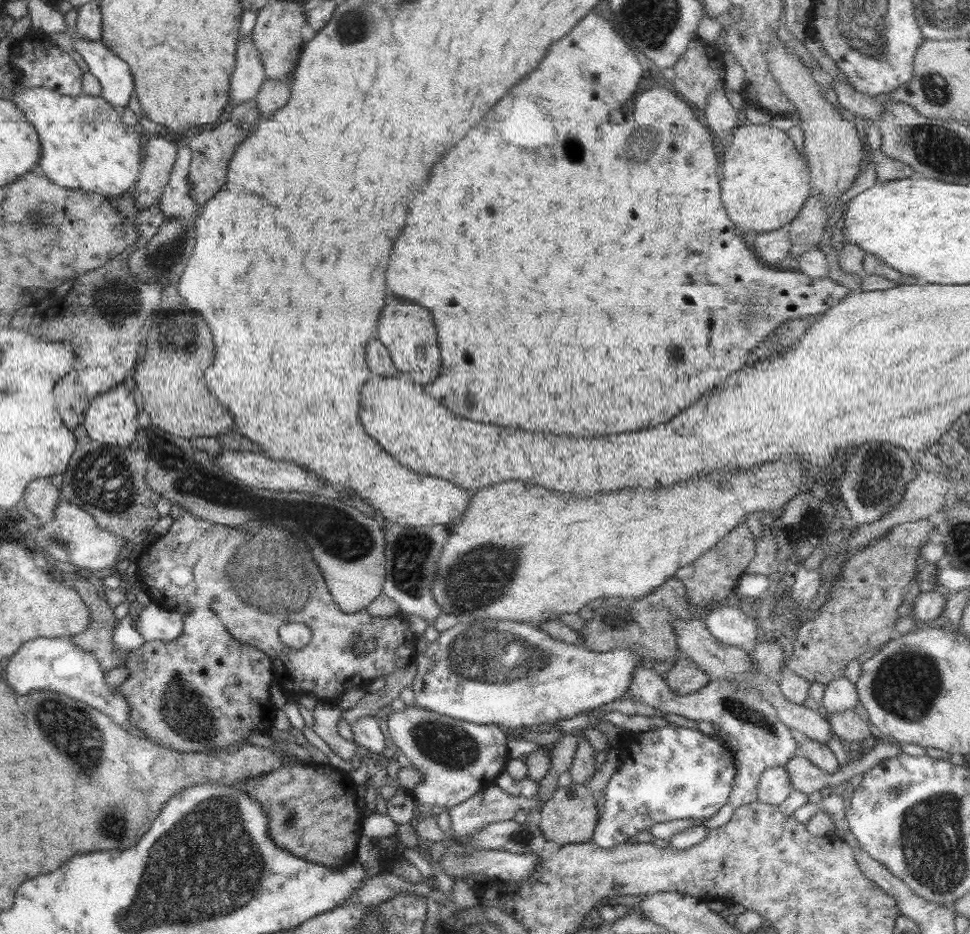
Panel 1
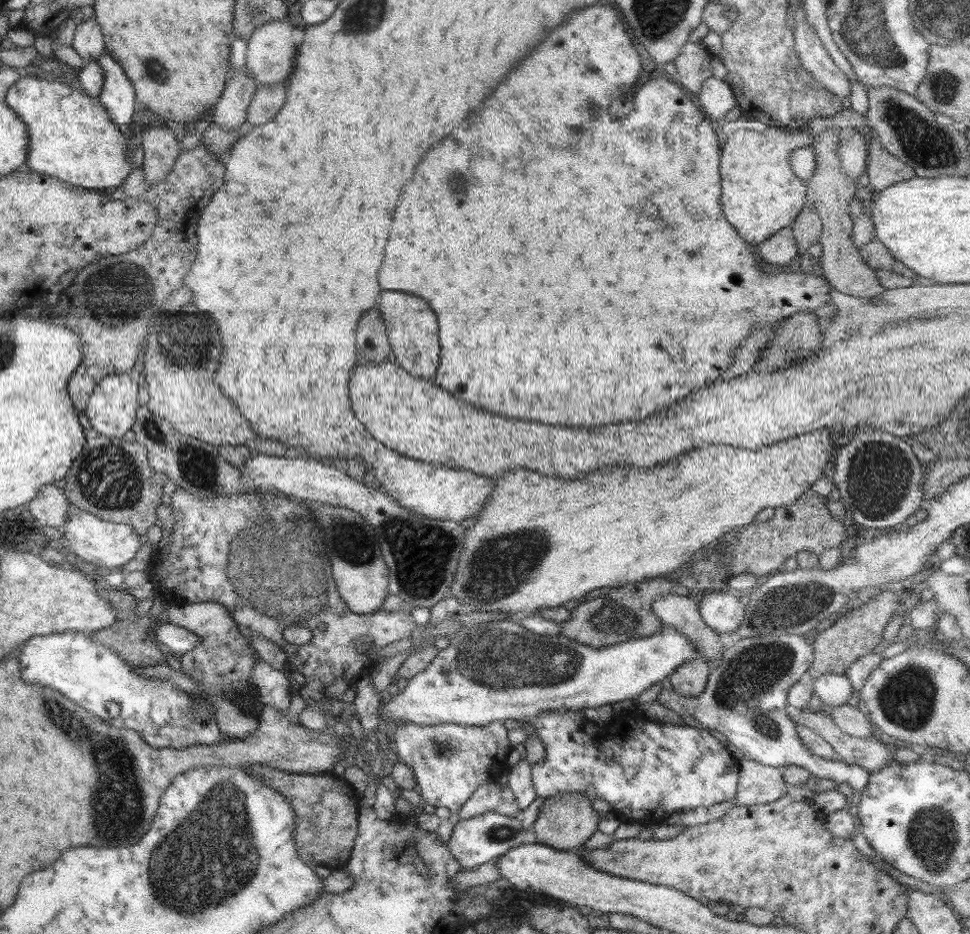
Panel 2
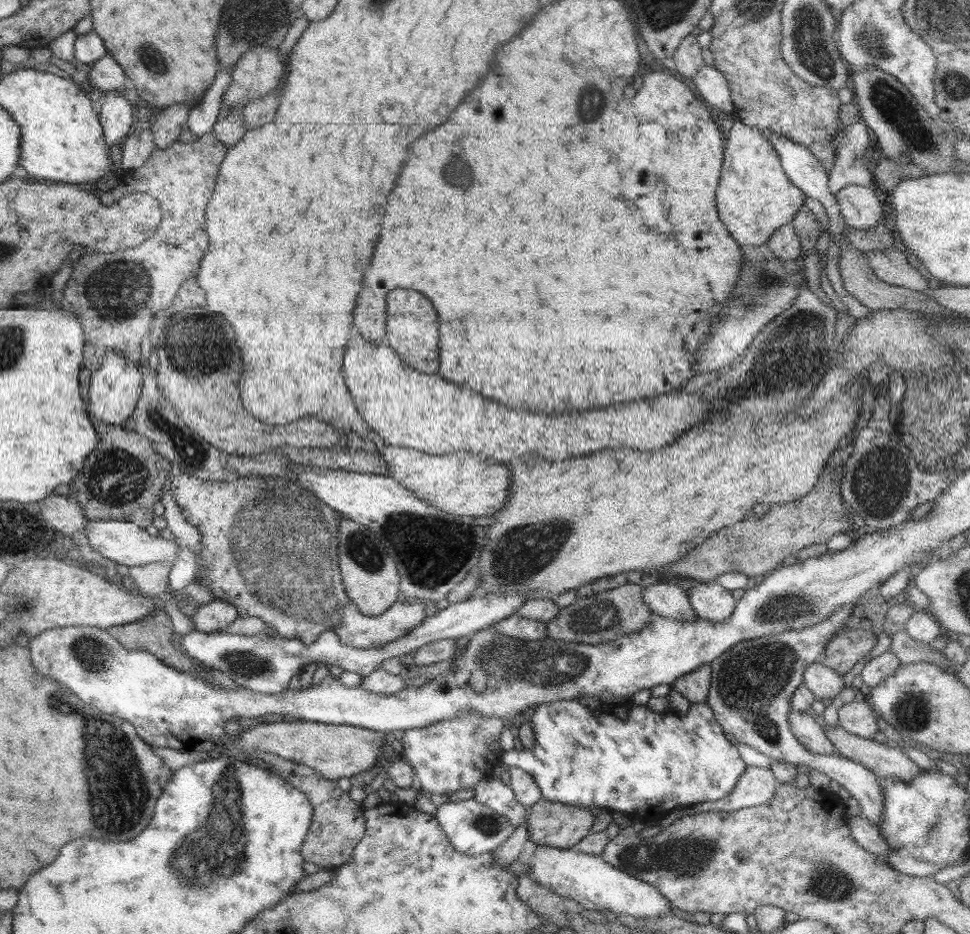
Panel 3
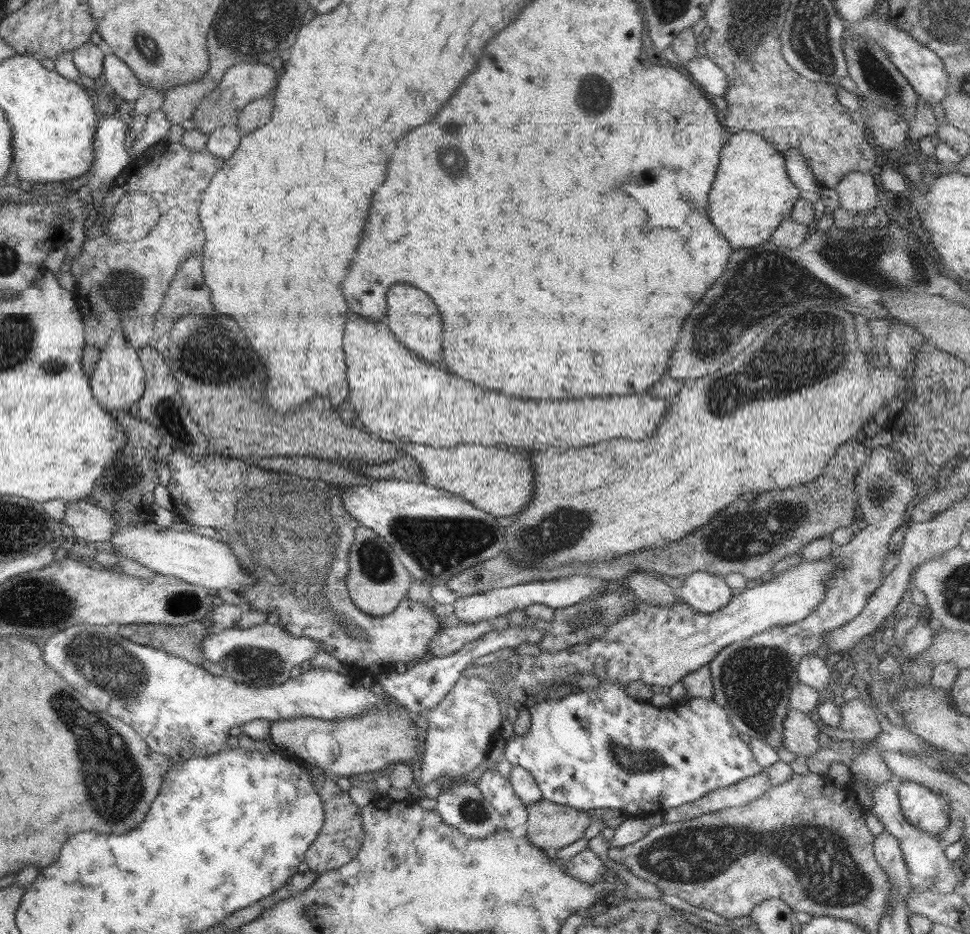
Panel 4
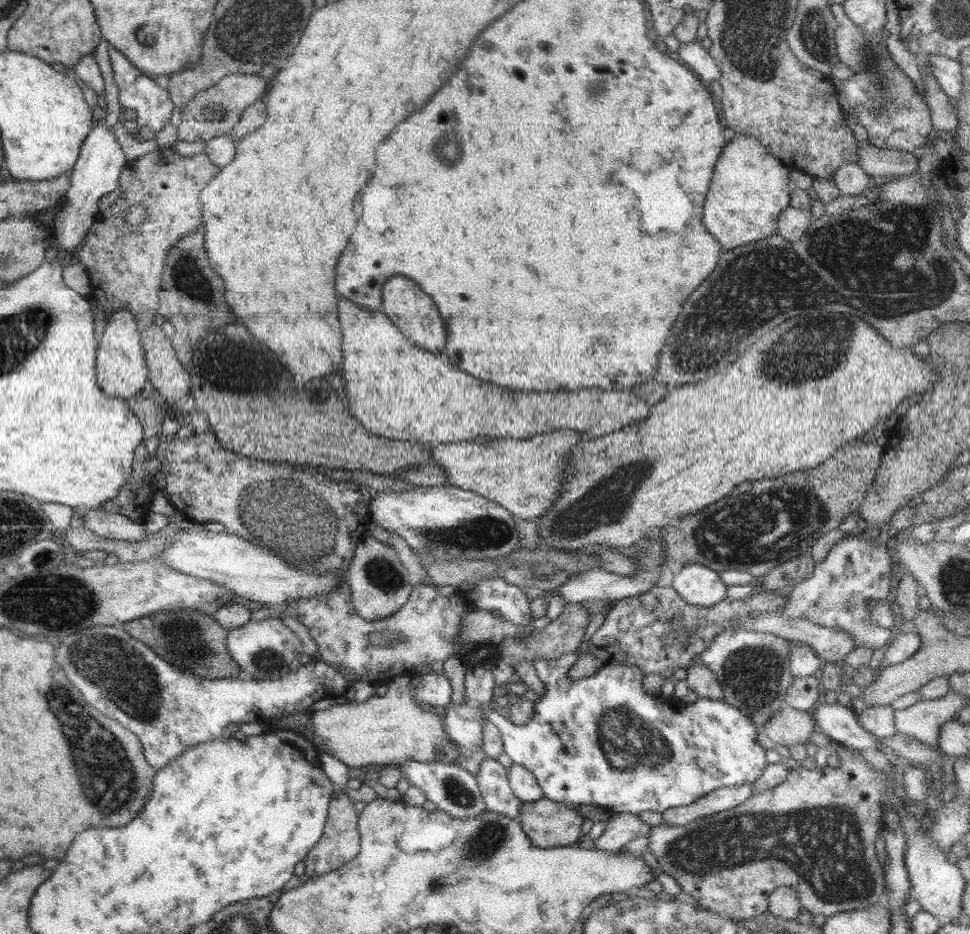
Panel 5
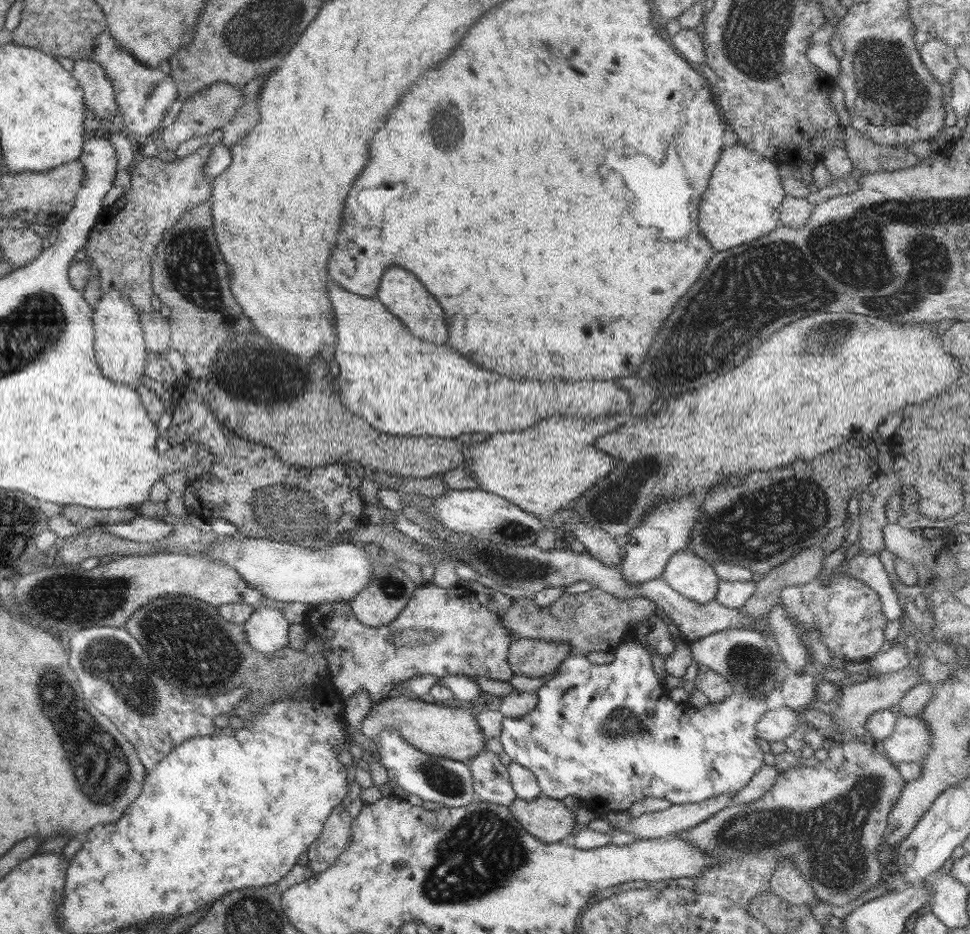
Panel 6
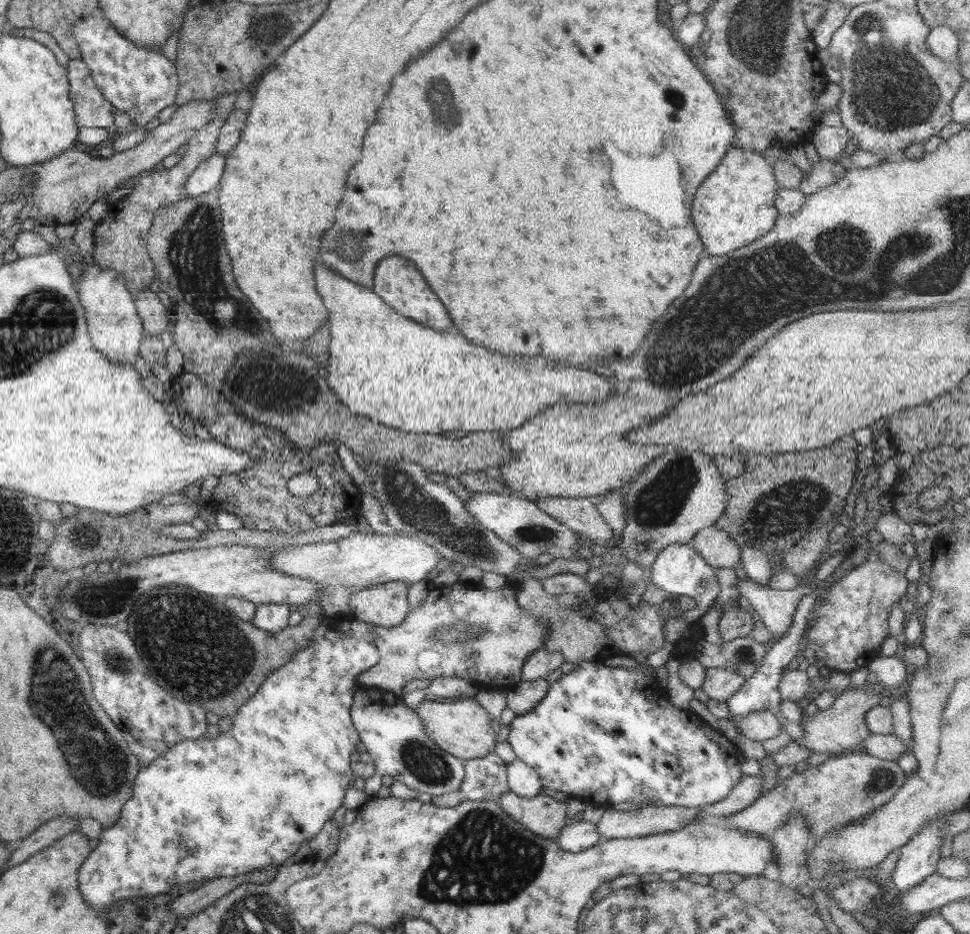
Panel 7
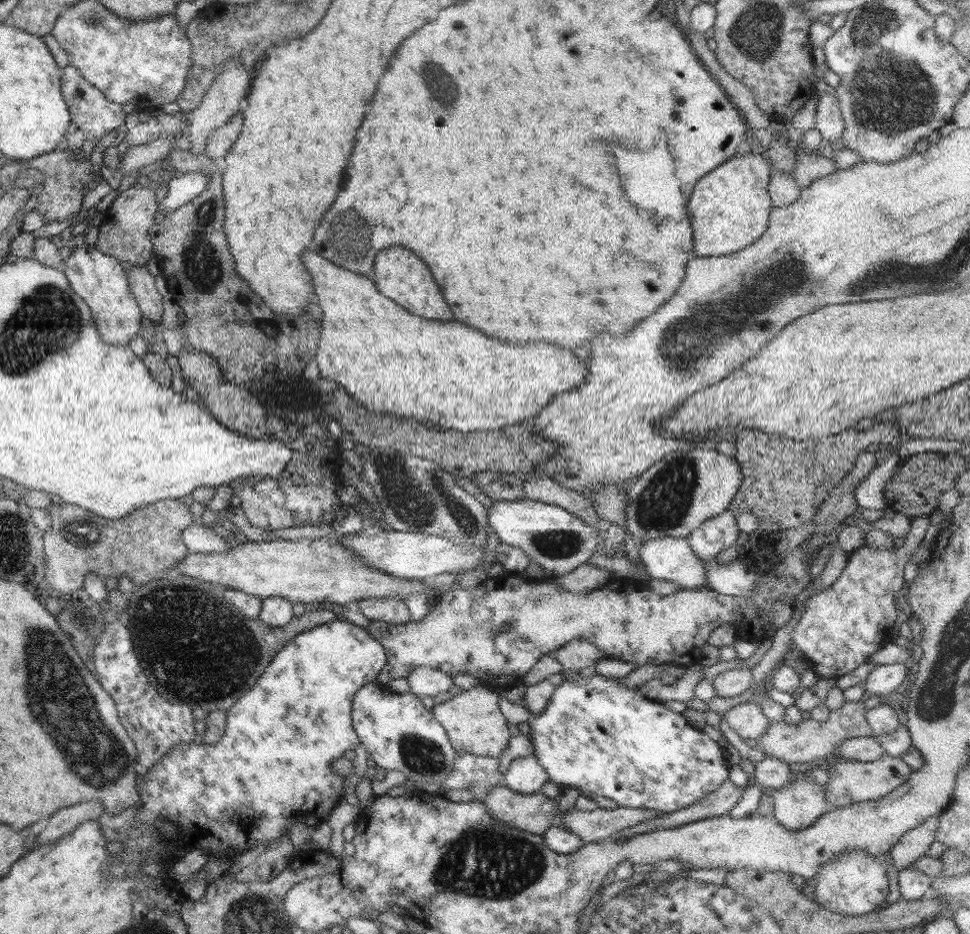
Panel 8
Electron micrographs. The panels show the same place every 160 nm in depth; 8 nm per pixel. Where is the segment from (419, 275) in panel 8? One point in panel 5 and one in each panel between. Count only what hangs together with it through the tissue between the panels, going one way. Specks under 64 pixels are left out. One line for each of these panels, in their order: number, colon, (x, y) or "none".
5: (417, 316)
6: (403, 295)
7: (397, 281)

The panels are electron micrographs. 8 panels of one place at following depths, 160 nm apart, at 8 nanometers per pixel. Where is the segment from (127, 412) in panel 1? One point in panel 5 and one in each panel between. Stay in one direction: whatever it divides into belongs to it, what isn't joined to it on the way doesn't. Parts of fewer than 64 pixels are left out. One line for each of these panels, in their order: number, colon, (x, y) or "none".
2: (112, 408)
3: (115, 388)
4: (118, 381)
5: (121, 369)

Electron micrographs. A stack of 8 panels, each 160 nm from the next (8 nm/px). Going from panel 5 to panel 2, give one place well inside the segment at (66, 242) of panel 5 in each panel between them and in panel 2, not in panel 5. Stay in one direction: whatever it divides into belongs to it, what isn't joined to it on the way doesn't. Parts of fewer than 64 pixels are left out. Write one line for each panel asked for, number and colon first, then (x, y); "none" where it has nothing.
2: (118, 95)
3: (115, 112)
4: (111, 156)

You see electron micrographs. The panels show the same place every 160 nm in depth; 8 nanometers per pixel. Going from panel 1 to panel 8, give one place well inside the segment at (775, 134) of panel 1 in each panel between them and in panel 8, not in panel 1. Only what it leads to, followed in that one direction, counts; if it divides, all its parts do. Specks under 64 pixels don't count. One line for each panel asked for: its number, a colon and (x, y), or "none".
2: (760, 195)
3: (755, 197)
4: (752, 194)
5: (749, 189)
6: (744, 193)
7: (735, 204)
8: (730, 207)

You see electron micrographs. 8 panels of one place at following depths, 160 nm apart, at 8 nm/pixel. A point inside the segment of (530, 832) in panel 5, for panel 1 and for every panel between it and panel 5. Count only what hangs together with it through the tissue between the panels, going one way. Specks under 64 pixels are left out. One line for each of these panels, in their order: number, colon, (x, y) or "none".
1: (570, 815)
2: (565, 821)
3: (554, 824)
4: (550, 826)

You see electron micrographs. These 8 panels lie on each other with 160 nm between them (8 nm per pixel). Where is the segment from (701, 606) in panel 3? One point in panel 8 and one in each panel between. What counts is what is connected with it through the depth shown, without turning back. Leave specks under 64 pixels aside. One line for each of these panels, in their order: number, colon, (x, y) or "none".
4: (706, 593)
5: (698, 585)
6: (695, 578)
7: (679, 569)
8: (672, 559)

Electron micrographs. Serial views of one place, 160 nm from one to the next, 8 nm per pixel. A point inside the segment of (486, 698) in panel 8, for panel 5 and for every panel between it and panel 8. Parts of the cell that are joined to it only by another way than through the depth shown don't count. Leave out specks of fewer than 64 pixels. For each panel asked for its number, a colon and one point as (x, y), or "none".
5: (391, 729)
6: (450, 732)
7: (463, 728)

